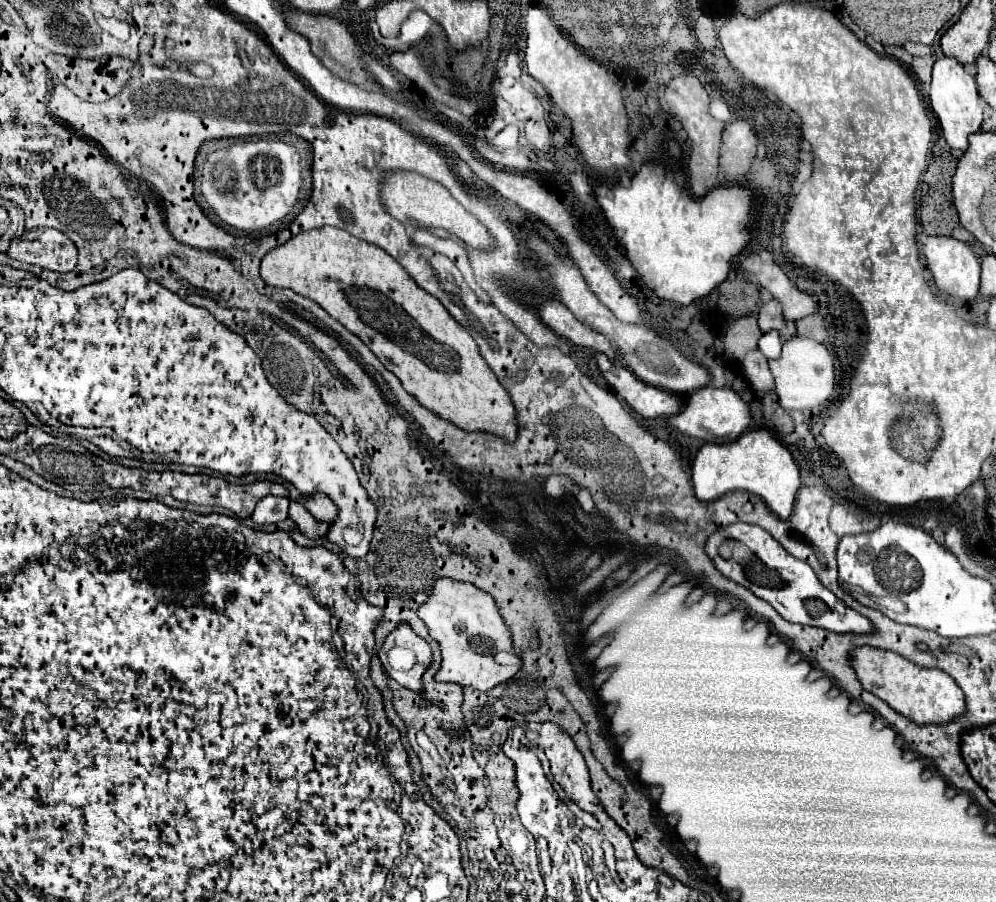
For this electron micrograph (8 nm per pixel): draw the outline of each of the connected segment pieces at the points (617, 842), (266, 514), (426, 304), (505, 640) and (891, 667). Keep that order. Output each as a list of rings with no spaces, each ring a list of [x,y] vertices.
[[[552,723],[536,725],[536,729],[538,729],[538,733],[540,733],[536,745],[538,745],[538,747],[544,747],[544,753],[548,755],[548,761],[550,761],[550,773],[552,773],[552,777],[562,785],[562,789],[564,789],[566,795],[568,795],[568,799],[572,799],[580,809],[590,811],[590,813],[602,823],[602,827],[606,827],[606,839],[616,847],[616,851],[630,851],[630,849],[628,849],[628,847],[630,847],[628,835],[624,833],[622,827],[616,825],[616,821],[612,821],[612,819],[608,817],[608,813],[602,809],[600,801],[594,797],[592,787],[590,787],[590,775],[588,775],[584,757],[582,757],[580,751],[576,749],[574,741],[572,741],[568,735],[564,735],[564,731],[562,731],[558,725],[552,725]]]
[[[268,495],[264,499],[260,499],[260,503],[256,505],[254,513],[252,513],[252,521],[256,525],[266,525],[266,523],[278,523],[284,521],[288,517],[288,505],[290,501],[286,497],[278,497],[278,495]]]
[[[320,227],[304,231],[284,245],[266,253],[260,265],[262,279],[272,287],[292,289],[312,301],[316,301],[328,315],[340,321],[348,331],[358,335],[366,347],[388,367],[426,409],[436,411],[438,417],[462,427],[464,431],[486,431],[500,435],[508,441],[516,437],[516,413],[508,391],[490,373],[490,367],[478,353],[474,339],[468,331],[454,321],[444,305],[420,289],[414,279],[402,269],[402,265],[380,247],[366,243],[342,229]]]
[[[448,577],[436,579],[428,599],[416,609],[416,613],[440,645],[442,665],[434,675],[436,681],[488,691],[510,679],[520,669],[520,659],[514,655],[508,627],[504,625],[494,599],[472,583],[454,581]]]
[[[860,647],[852,651],[852,667],[866,691],[884,699],[896,713],[916,725],[948,725],[966,711],[962,689],[944,671],[918,667],[896,653],[874,647]]]

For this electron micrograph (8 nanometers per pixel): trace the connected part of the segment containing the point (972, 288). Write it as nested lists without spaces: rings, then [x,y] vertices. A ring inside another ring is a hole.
[[[928,237],[924,243],[924,255],[928,269],[934,275],[934,283],[942,293],[954,295],[964,301],[972,301],[978,295],[980,285],[980,259],[974,255],[972,245],[954,237]]]

